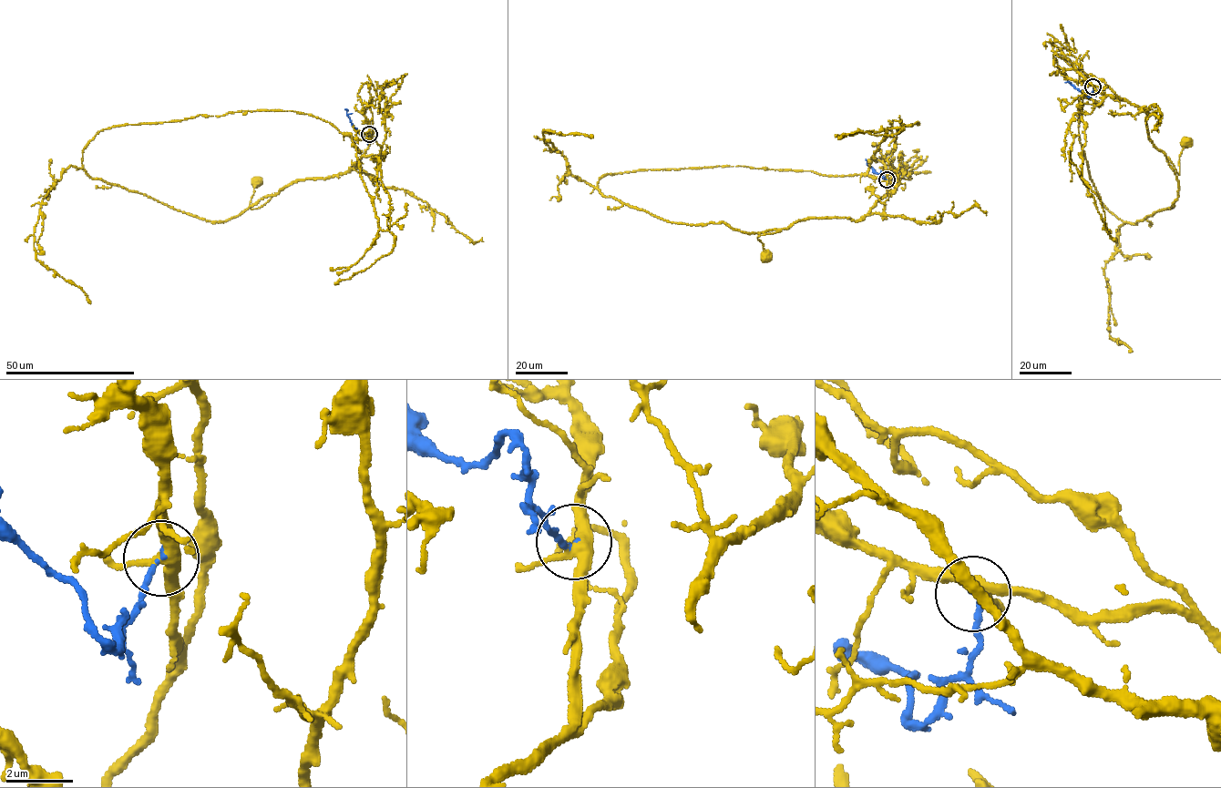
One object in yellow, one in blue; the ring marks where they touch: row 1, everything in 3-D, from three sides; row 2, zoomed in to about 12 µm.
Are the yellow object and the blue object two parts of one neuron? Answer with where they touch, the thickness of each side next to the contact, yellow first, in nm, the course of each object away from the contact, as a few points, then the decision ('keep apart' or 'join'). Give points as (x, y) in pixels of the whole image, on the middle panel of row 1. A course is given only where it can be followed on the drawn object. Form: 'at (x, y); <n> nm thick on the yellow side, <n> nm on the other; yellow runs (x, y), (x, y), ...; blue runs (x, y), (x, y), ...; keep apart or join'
at (887, 179); 320 nm thick on the yellow side, 160 nm on the other; yellow runs (886, 179), (886, 195), (858, 220), (806, 218), (795, 221), (782, 230), (757, 237), (767, 255); blue runs (886, 179), (881, 171), (875, 171), (866, 158); join

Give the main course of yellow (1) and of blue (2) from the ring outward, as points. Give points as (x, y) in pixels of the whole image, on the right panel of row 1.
1: (1092, 86), (1110, 87), (1143, 108), (1149, 139), (1167, 156), (1177, 174), (1179, 155), (1186, 143)
2: (1092, 86), (1088, 97), (1088, 93), (1064, 82)

